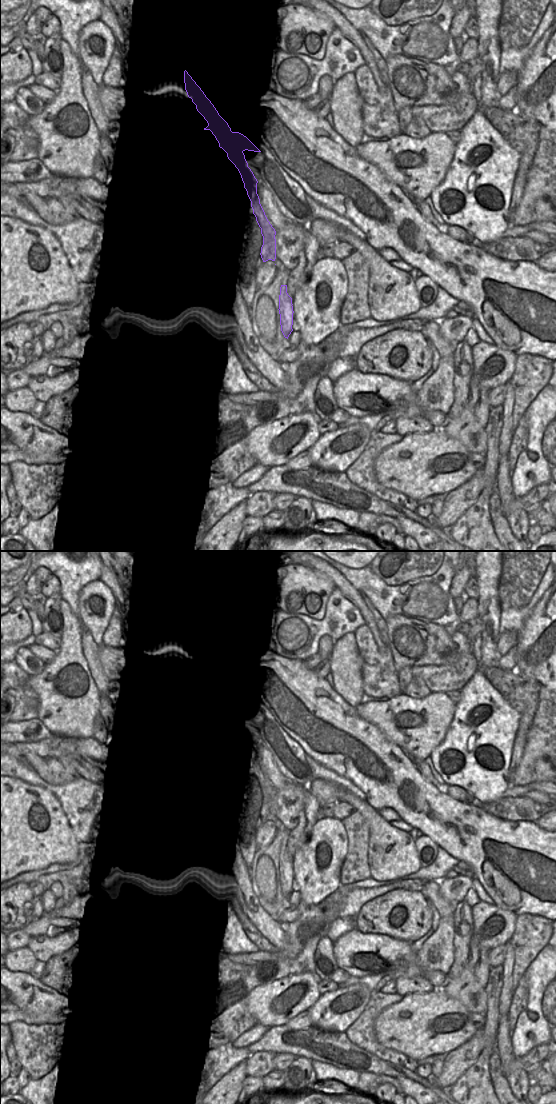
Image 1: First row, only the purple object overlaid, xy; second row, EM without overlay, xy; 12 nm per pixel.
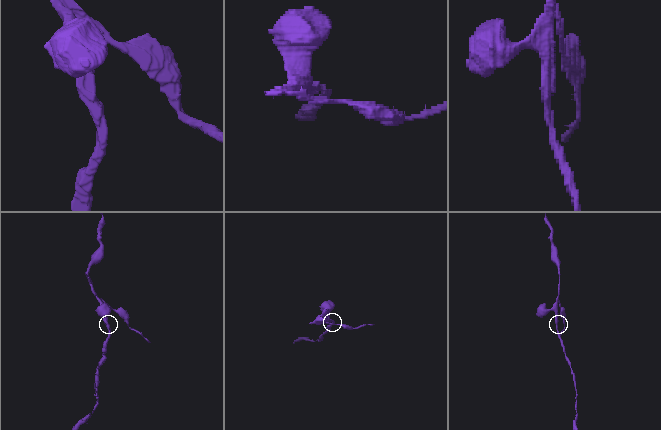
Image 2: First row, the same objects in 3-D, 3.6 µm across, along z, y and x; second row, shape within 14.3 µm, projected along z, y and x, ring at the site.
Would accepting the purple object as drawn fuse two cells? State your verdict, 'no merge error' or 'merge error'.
merge error

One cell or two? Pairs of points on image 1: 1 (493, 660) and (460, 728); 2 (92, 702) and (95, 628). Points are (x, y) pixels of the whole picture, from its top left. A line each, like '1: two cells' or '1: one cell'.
1: one cell
2: two cells

